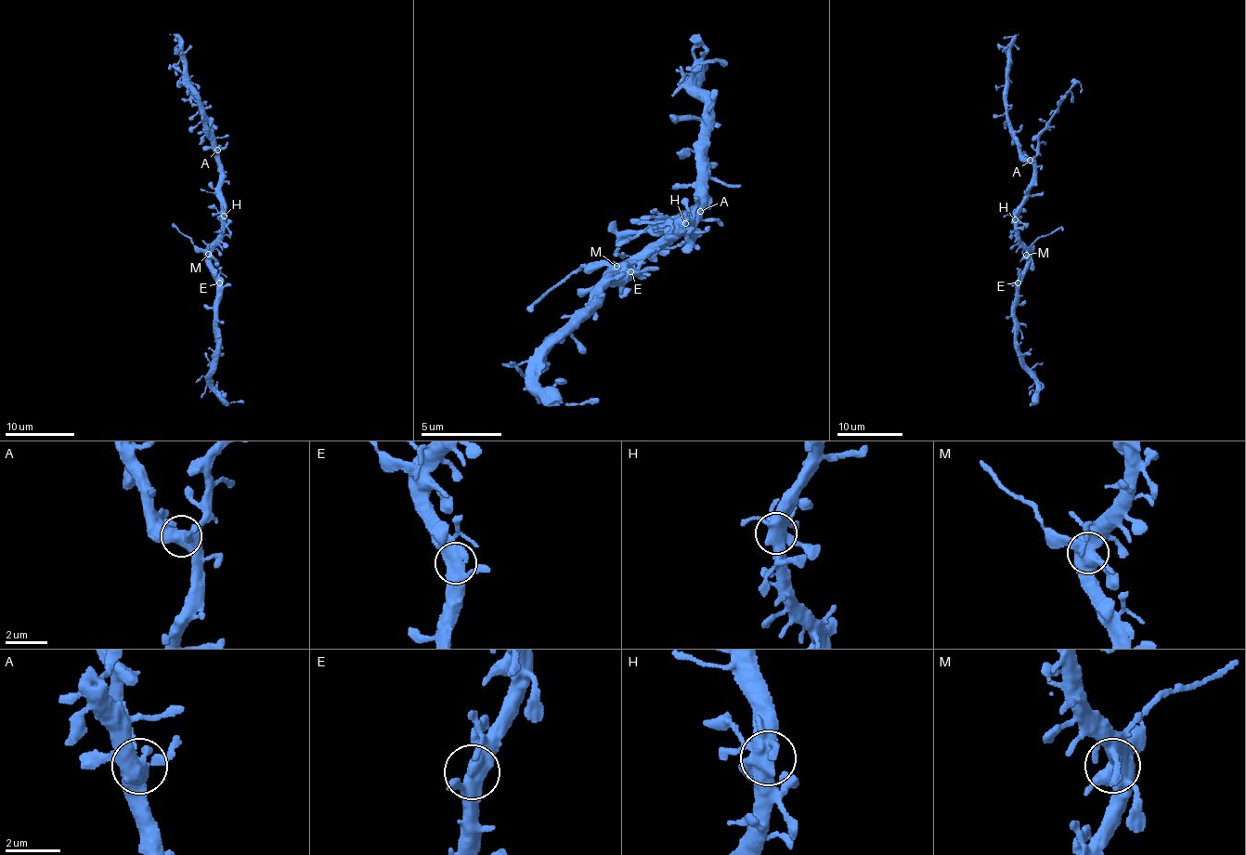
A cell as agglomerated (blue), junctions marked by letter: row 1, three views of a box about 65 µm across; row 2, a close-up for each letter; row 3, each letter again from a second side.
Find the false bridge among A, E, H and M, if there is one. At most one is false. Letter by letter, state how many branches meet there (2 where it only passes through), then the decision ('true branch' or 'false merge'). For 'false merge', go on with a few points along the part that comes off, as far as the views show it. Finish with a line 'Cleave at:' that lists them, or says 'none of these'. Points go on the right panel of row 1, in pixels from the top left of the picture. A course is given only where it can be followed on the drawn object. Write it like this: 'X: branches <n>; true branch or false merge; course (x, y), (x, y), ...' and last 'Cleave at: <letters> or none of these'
A: branches 5; true branch
E: branches 3; true branch
H: branches 5; true branch
M: branches 5; false merge; course (1027, 254), (1038, 238), (1063, 227)
Cleave at: M

